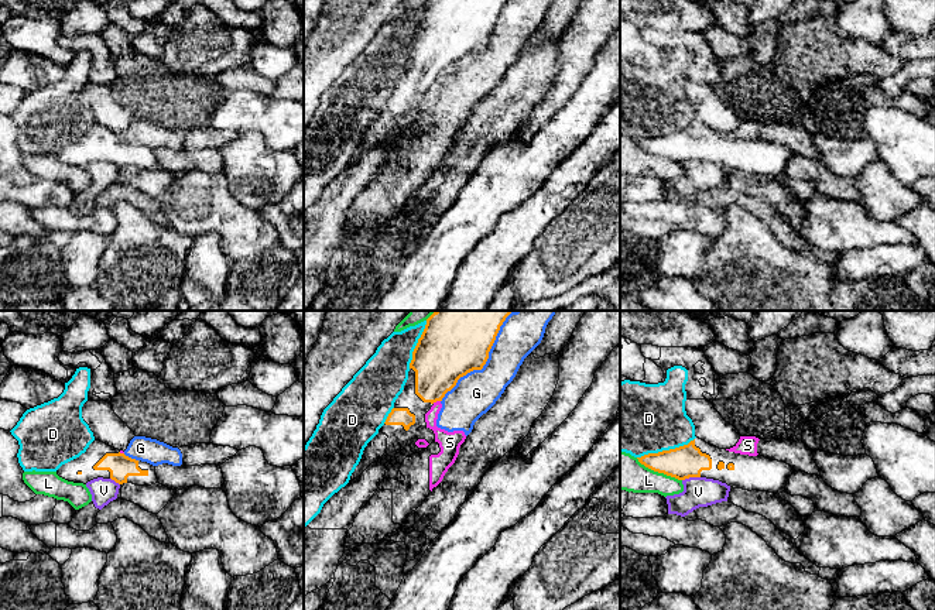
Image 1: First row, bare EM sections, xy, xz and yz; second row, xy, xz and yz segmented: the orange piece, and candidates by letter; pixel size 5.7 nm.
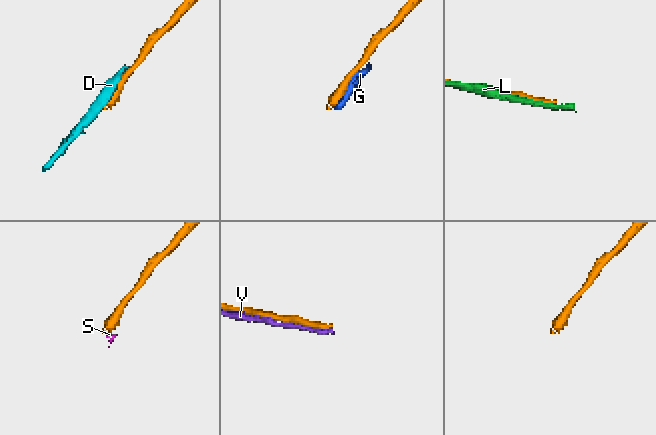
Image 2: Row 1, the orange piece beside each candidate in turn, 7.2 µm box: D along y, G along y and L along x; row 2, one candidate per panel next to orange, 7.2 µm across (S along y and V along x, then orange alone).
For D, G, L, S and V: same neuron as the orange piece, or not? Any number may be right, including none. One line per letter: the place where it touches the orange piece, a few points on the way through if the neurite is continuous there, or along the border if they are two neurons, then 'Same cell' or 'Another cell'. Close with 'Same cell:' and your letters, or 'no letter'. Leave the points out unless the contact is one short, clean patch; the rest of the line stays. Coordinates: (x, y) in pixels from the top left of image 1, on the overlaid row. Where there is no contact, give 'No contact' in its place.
D: Touches orange at yz (665, 451). Another cell
G: Touches orange at xz (485, 363). Another cell
L: Touches orange at yz (658, 472). Another cell
S: Touches orange at xz (435, 401). Boundary: xz (439, 400), (432, 403). Another cell
V: Touches orange at yz (691, 476). Another cell
Same cell: no letter

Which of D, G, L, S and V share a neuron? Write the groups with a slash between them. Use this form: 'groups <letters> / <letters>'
groups D / G S / L / V

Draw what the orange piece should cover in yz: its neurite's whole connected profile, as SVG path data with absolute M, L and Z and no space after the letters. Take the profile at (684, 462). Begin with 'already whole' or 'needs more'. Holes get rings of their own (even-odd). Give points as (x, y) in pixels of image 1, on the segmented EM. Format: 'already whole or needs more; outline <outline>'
needs more; outline M695 438L688 445L637 458L645 467L685 480L706 477L733 489L780 494L795 470L785 462L719 449Z

